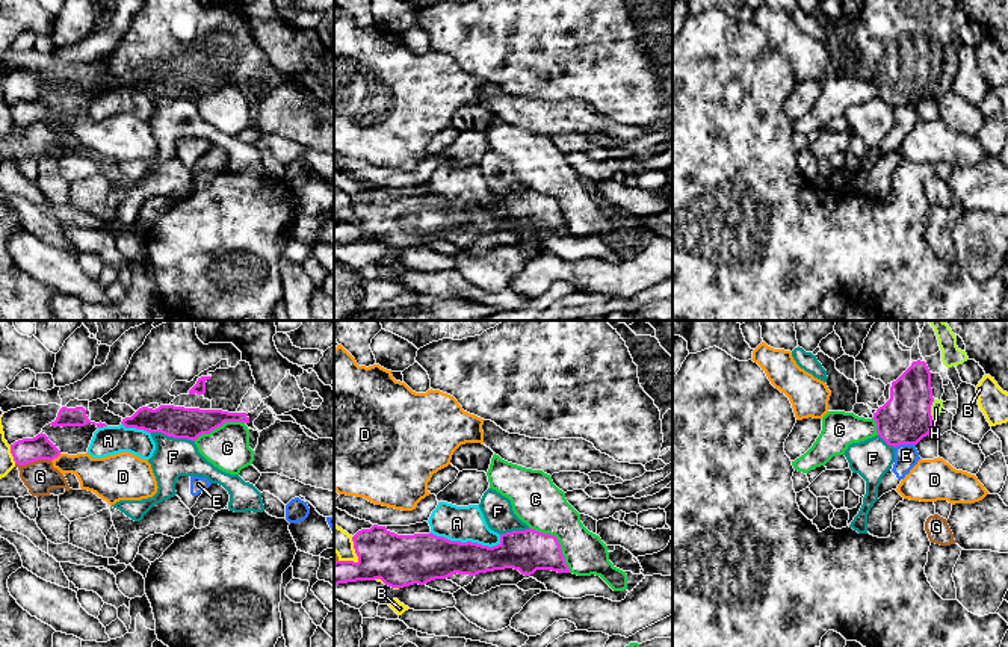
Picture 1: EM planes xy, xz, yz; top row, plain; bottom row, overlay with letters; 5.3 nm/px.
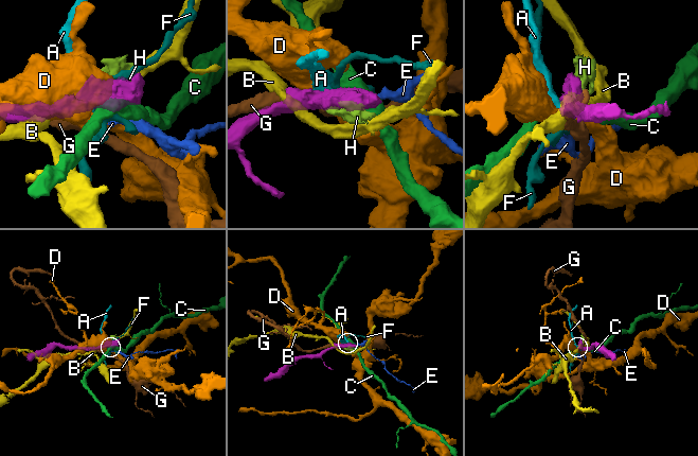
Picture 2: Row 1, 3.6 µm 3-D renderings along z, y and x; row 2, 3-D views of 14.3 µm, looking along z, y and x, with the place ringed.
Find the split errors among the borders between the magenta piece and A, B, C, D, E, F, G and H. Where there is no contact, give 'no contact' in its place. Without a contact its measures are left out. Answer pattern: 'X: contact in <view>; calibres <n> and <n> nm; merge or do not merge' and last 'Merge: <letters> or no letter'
A: contact in xz; calibres 260 and 190 nm; do not merge
B: contact in xz; calibres 280 and 140 nm; do not merge
C: contact in xz; calibres 220 and 260 nm; do not merge
D: contact in xy; calibres 130 and 190 nm; do not merge
E: contact in yz; calibres 280 and 130 nm; do not merge
F: contact in xy; calibres 170 and 200 nm; do not merge
G: contact in xy; calibres 130 and 180 nm; do not merge
H: contact in yz; calibres 280 and 60 nm; merge
Merge: H

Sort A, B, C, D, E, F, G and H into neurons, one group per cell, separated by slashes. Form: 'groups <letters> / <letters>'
groups A E / B / C / D / F / G / H

